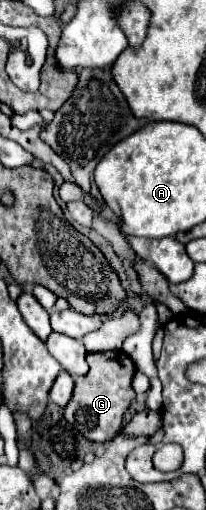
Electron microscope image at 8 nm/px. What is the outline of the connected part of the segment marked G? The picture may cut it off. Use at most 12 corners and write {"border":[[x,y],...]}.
{"border":[[122,350],[88,354],[64,418],[106,444],[134,400]]}

